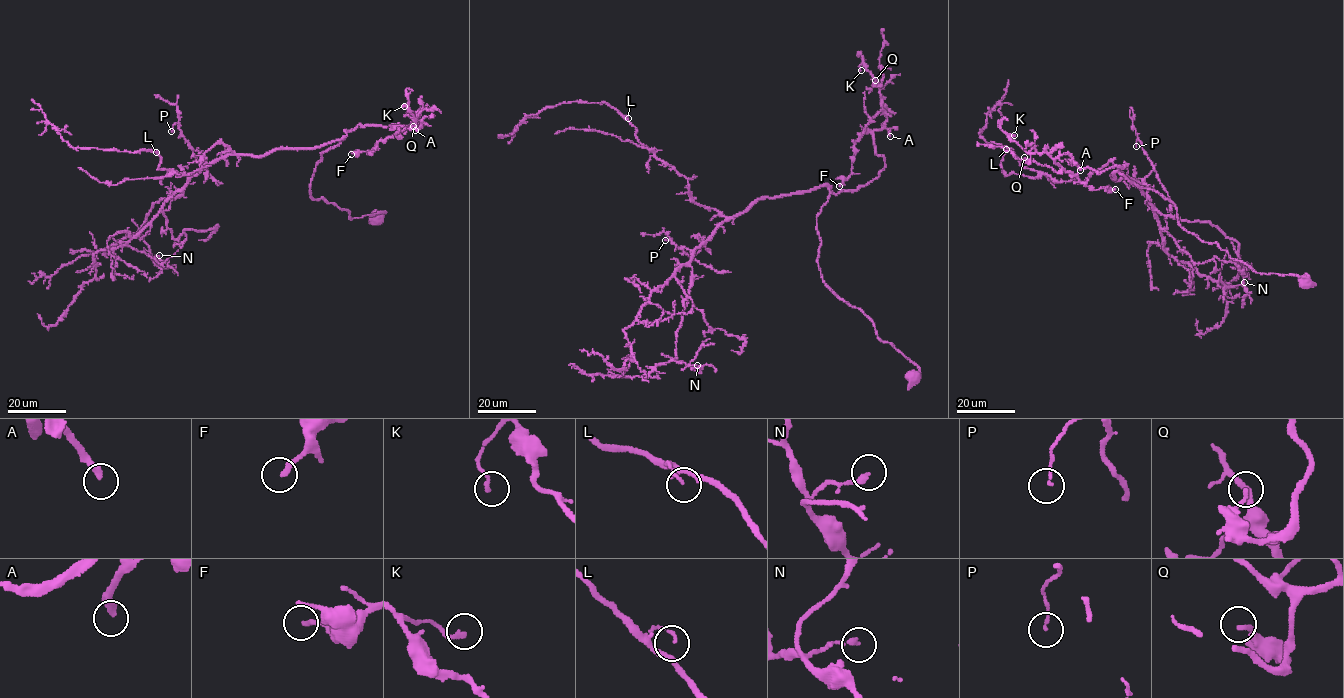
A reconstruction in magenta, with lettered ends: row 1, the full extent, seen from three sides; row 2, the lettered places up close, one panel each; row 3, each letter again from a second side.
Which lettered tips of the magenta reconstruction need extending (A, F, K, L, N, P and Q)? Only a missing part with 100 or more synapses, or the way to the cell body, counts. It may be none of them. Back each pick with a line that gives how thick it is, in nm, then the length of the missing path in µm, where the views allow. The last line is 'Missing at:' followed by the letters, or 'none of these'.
A: 280 nm | 45 µm
Missing at: A

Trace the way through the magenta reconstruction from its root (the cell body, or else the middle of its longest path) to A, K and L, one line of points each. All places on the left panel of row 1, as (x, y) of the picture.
A: (377, 218), (385, 212), (350, 219), (314, 200), (315, 165), (358, 125), (415, 130)
K: (377, 218), (385, 212), (350, 219), (314, 200), (311, 179), (345, 130), (405, 132), (419, 116), (404, 106)
L: (377, 218), (311, 196), (343, 137), (258, 156), (216, 143), (180, 175), (156, 152)

